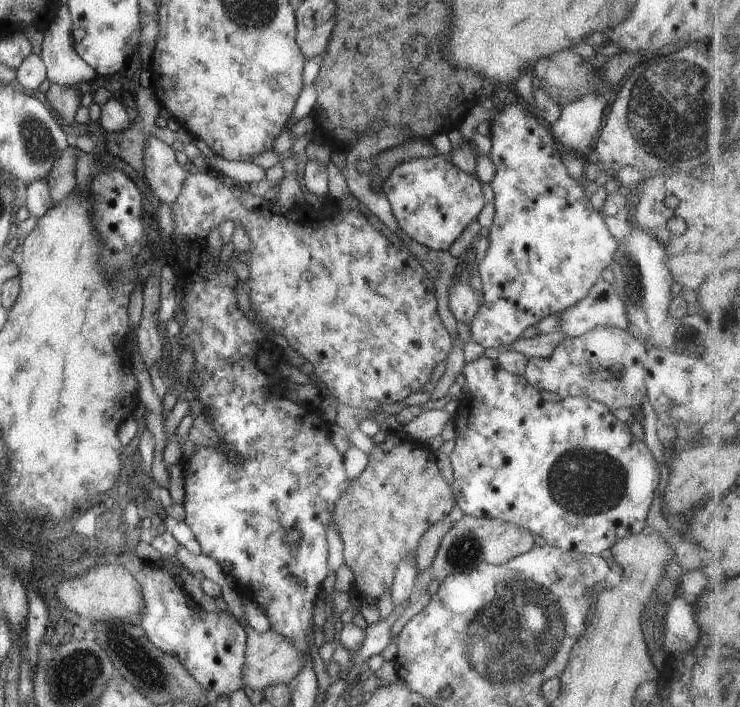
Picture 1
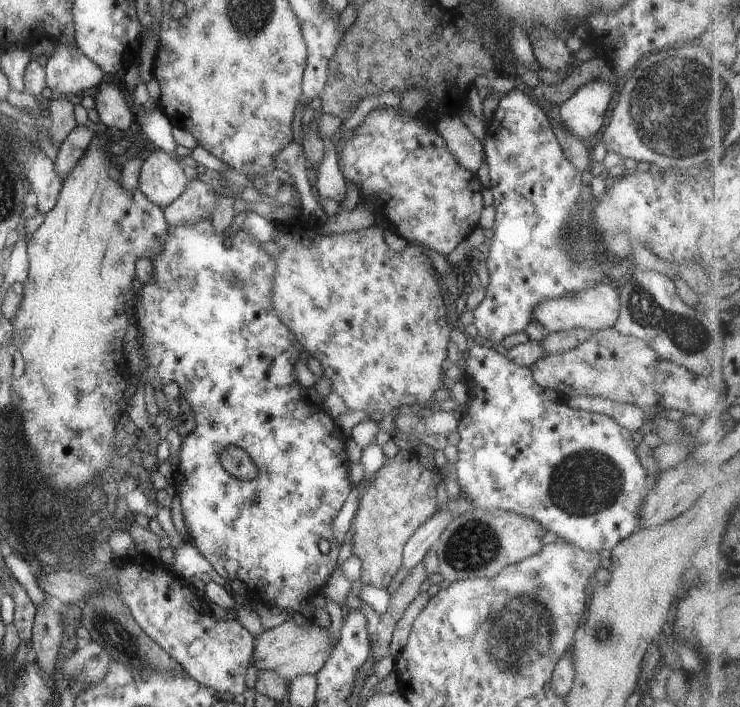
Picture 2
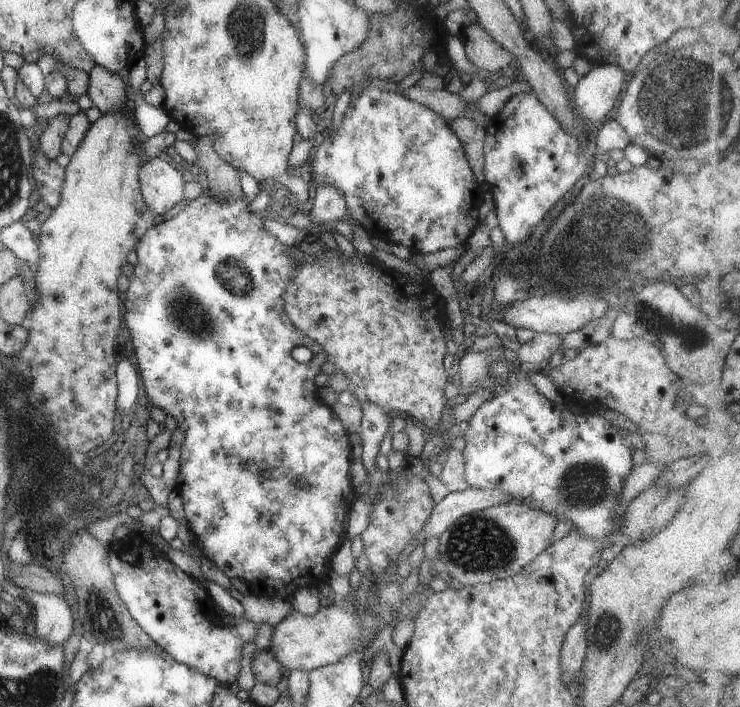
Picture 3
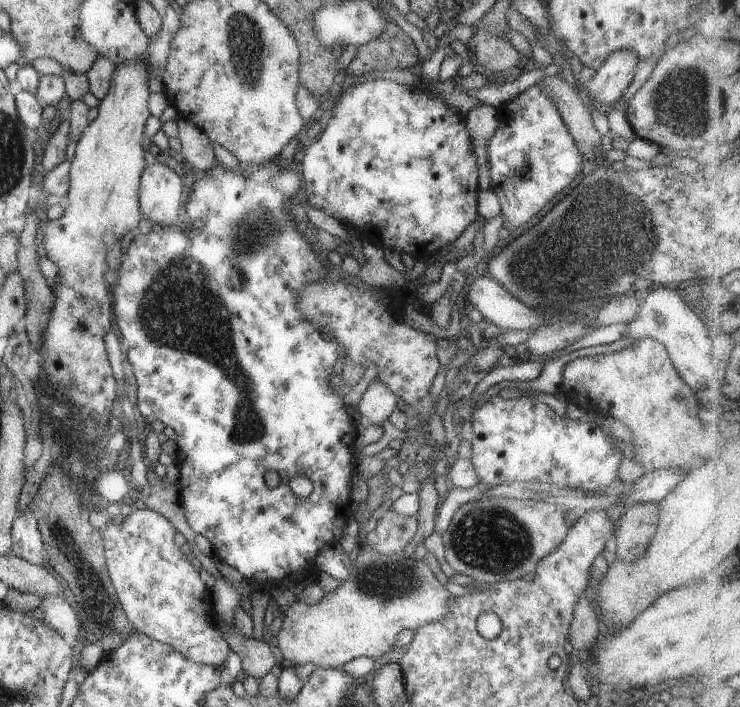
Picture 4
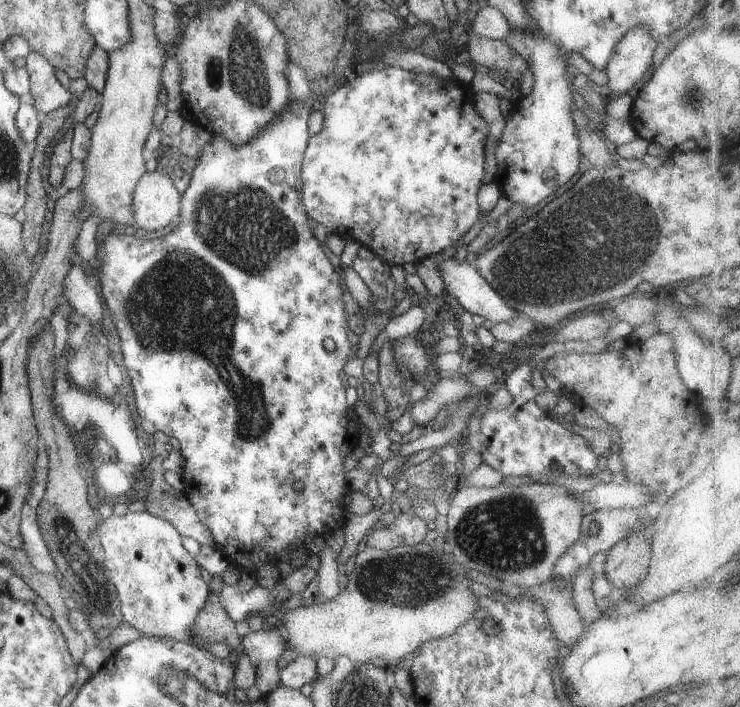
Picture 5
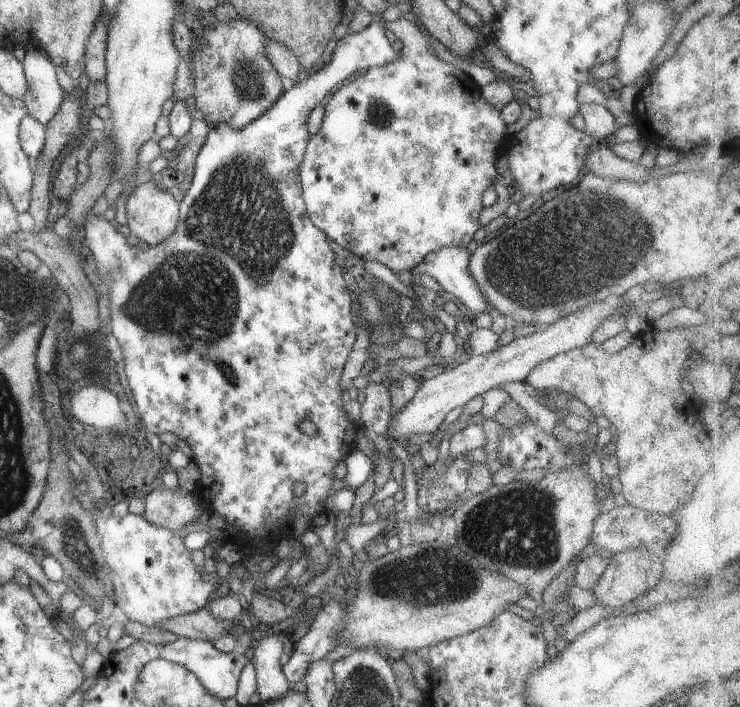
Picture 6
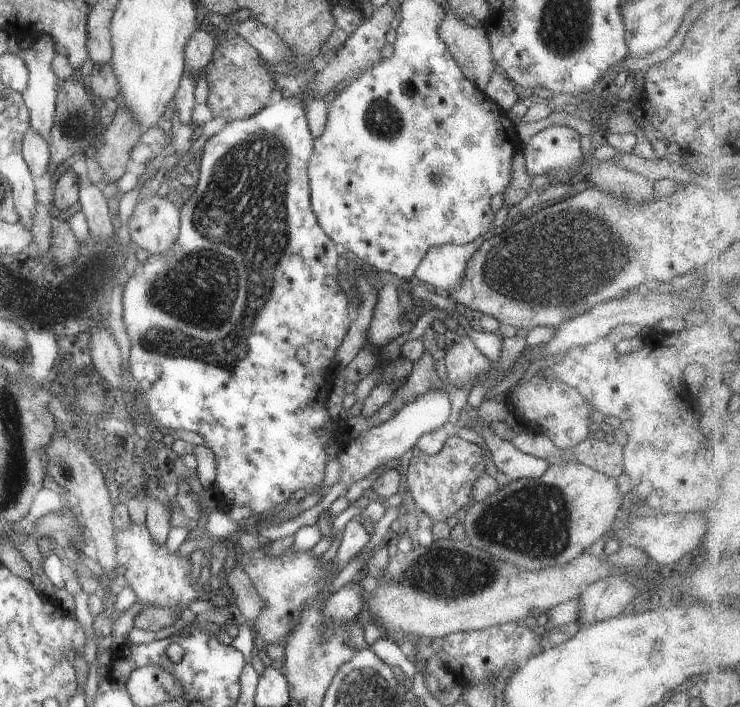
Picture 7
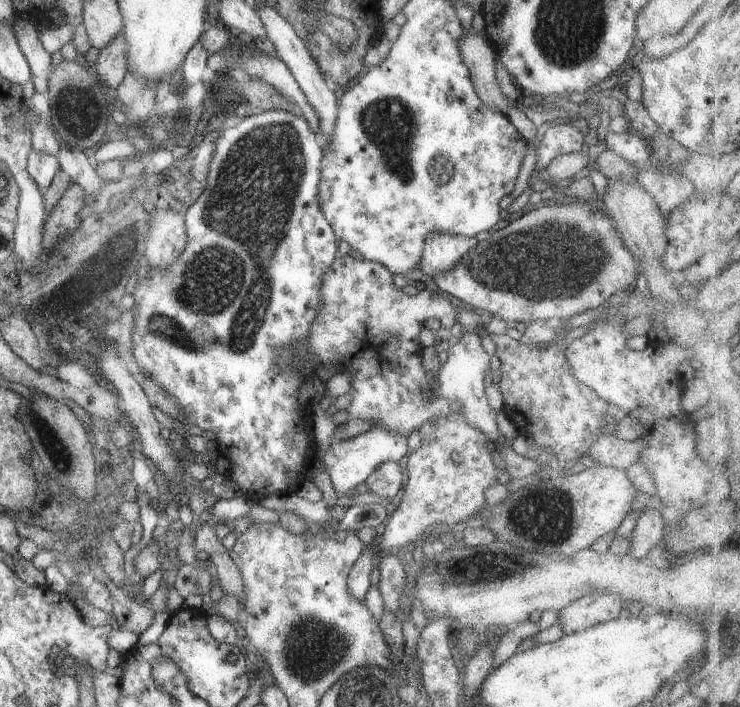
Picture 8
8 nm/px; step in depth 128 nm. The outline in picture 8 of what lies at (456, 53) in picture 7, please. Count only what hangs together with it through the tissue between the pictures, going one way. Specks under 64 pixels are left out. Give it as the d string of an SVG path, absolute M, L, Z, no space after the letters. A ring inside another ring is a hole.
M465 33L458 40L458 47L464 65L470 74L477 98L491 112L506 115L512 103L500 91L496 81L496 56L488 41L479 34Z

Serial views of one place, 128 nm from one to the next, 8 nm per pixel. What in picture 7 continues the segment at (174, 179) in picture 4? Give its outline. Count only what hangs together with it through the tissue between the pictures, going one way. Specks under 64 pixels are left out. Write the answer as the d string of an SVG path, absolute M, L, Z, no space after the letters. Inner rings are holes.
M159 196L134 203L127 222L130 239L150 255L164 253L177 238L179 227L177 208Z

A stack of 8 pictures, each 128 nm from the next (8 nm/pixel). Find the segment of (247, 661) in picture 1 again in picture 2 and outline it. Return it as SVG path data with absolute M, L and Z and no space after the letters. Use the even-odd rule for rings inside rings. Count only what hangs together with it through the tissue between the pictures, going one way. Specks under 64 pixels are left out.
M287 619L257 636L252 648L253 664L257 673L261 669L271 669L289 682L297 675L314 675L325 664L333 646L327 628L313 625L311 621L301 626Z

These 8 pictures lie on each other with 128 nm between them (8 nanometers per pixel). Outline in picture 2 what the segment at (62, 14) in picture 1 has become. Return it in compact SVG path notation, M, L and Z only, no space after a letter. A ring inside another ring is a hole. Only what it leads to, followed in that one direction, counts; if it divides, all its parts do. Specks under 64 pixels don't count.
M57 42L53 45L55 52L47 58L44 81L54 94L75 94L101 82L101 69L77 48Z

